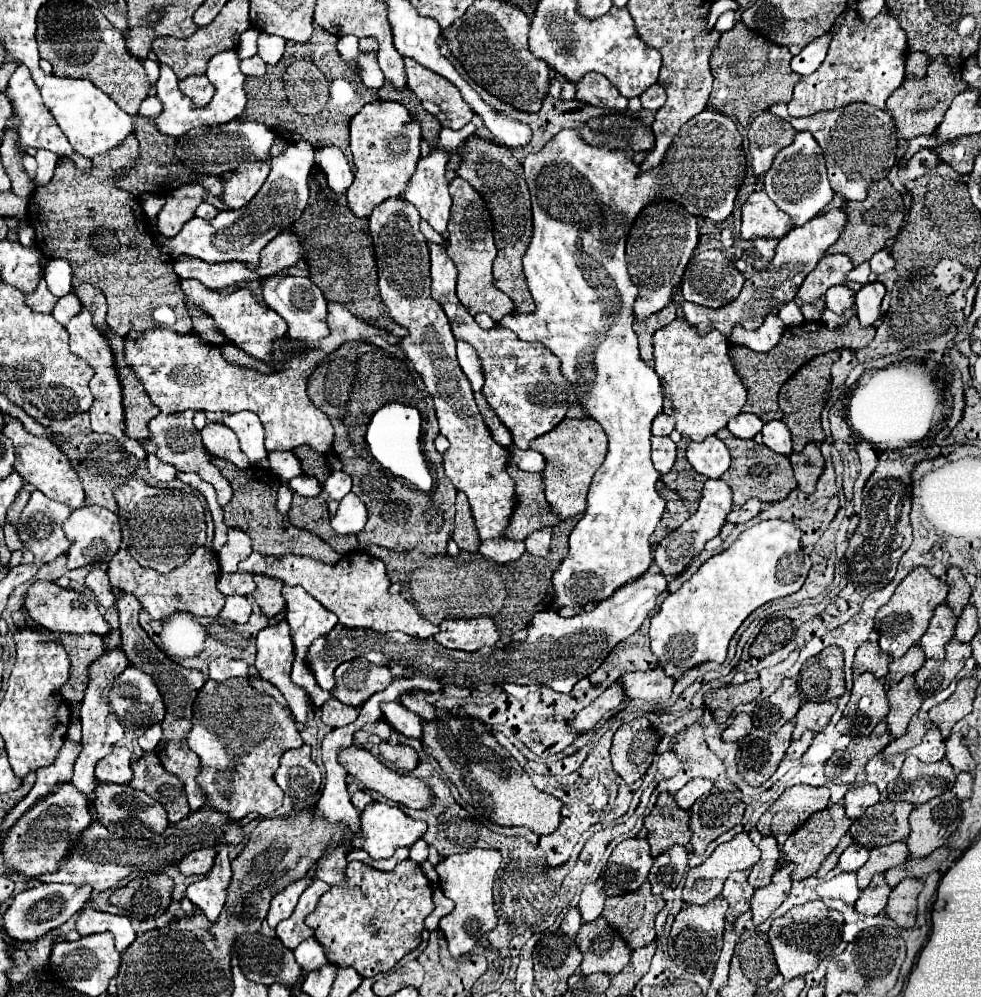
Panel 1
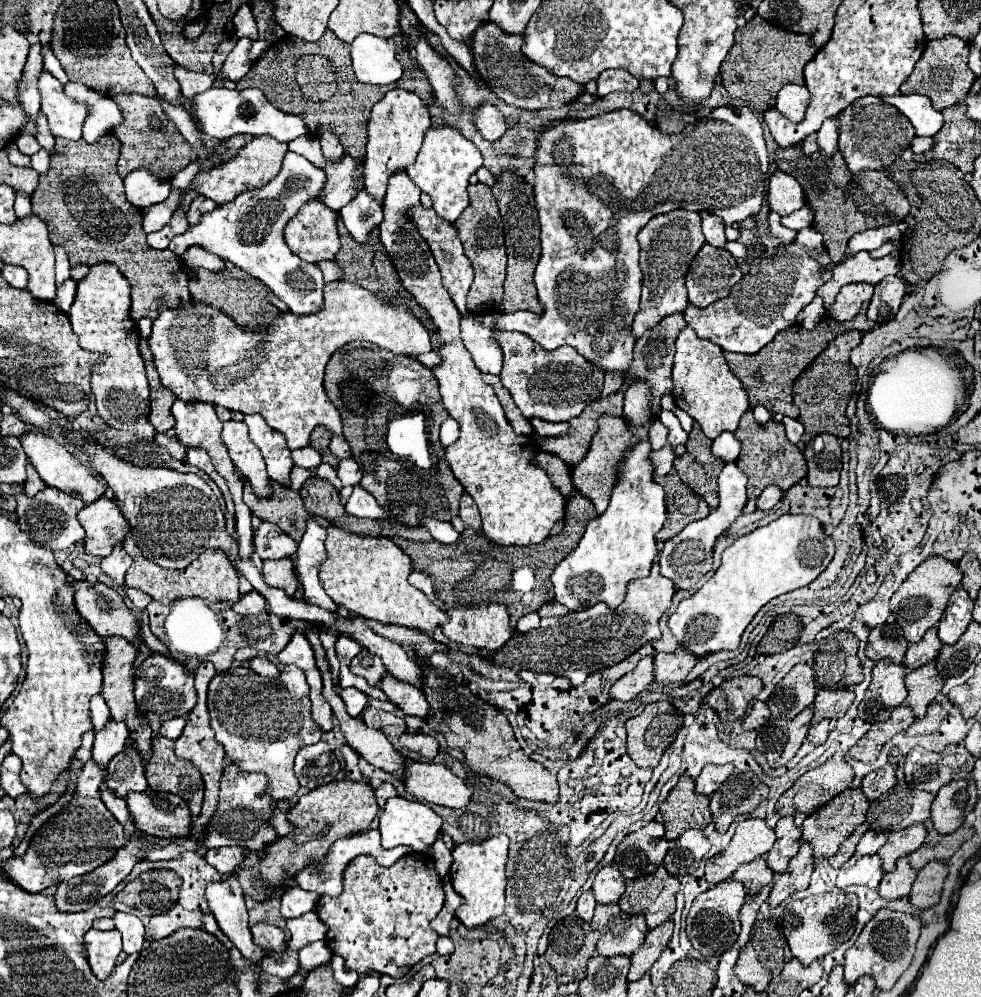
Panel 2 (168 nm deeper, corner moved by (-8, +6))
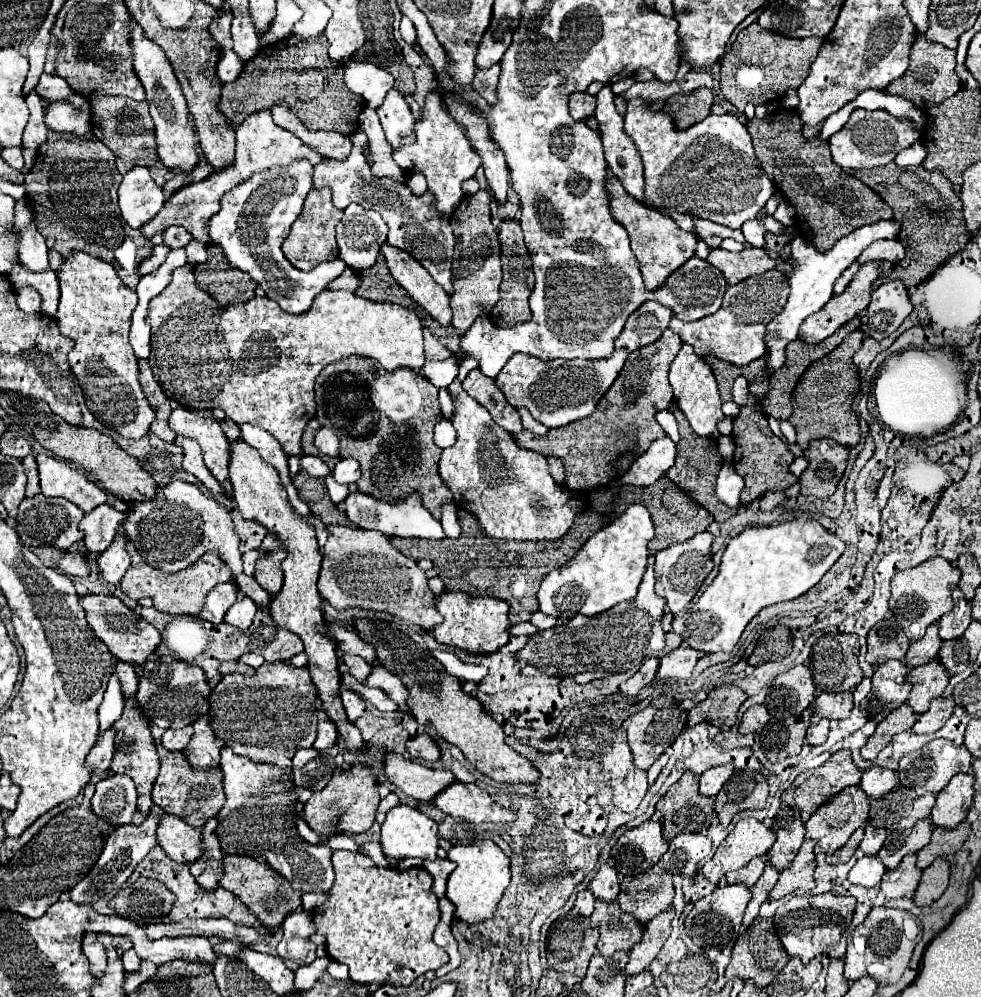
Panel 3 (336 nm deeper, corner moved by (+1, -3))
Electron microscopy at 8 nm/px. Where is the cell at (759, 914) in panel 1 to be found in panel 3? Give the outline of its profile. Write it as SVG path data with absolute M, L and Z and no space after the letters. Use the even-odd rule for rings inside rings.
M806 839L800 847L796 859L790 863L788 869L780 873L780 879L776 887L770 891L770 899L782 899L796 891L810 891L814 889L814 867L816 867L816 855L814 855L814 841Z

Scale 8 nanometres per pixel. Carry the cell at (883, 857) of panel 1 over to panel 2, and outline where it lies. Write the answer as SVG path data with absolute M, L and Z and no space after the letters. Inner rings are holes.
M913 824L901 832L889 834L885 846L881 846L881 850L877 852L877 856L881 856L883 872L893 872L895 862L915 852L923 844L925 836L927 836L927 830L923 824Z

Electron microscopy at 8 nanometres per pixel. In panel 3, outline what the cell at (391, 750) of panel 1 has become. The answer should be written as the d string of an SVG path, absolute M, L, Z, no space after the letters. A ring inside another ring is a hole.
M422 733L418 737L412 737L406 743L406 751L414 759L424 759L424 761L438 761L440 759L440 749L430 733Z

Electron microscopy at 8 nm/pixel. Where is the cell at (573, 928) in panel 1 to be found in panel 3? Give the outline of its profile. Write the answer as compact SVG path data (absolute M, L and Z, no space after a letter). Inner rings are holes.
M584 889L576 895L576 909L582 917L590 917L592 911L594 911L594 901L596 897L592 897L592 891L590 889Z

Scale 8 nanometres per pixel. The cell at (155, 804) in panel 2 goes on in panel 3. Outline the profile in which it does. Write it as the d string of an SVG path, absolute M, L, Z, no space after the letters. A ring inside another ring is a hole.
M162 813L158 825L158 843L176 863L190 863L204 853L204 845L200 845L200 829L186 825L180 817Z

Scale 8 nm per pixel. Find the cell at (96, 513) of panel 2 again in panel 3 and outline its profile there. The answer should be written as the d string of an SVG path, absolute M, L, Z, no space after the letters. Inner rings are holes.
M100 505L94 511L86 513L80 521L80 531L84 531L84 543L88 551L104 551L112 543L116 527L124 519L126 515L110 505Z

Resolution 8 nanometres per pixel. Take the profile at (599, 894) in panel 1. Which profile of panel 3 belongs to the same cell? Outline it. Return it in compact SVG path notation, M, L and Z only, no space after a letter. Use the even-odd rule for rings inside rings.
M604 863L592 877L590 889L596 895L596 899L614 901L620 893L620 875L616 873L616 867L612 863Z

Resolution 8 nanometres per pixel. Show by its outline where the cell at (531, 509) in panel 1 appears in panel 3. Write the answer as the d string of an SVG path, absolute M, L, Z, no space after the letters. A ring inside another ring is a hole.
M548 457L548 465L550 465L550 473L552 473L554 481L562 485L562 483L564 483L564 479L566 479L566 469L564 469L562 461L560 461L560 459L556 459L556 457Z

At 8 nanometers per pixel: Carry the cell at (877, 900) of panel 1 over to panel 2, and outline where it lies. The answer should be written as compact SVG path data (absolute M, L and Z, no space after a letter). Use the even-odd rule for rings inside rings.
M909 858L897 860L897 868L889 874L883 874L883 880L879 884L879 896L889 902L907 896L915 876L917 876L917 872L909 866Z

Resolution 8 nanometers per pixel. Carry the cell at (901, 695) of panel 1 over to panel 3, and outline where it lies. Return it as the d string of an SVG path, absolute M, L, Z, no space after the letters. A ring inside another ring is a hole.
M932 659L922 667L910 669L908 679L912 683L908 705L916 715L922 715L930 707L930 701L944 693L950 677L946 669L940 665L940 661Z

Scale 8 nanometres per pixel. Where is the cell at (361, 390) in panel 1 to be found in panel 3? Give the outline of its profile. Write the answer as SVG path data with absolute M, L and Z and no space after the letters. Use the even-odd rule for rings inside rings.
M356 355L334 361L326 365L316 379L316 419L320 425L330 427L338 435L340 457L354 457L360 461L362 477L358 479L358 491L376 499L396 501L414 489L420 489L424 507L432 513L432 517L440 519L440 507L452 501L452 493L438 475L438 459L442 449L438 449L432 441L432 427L442 419L442 411L438 405L436 387L428 385L420 373L414 369L396 369L394 373L388 373L378 361ZM404 437L412 437L412 441L416 441L416 445L412 445L412 453L404 453L404 449L400 449L400 445L404 445Z

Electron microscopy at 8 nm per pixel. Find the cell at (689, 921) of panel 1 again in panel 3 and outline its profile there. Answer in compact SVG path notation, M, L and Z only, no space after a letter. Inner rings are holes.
M720 885L712 891L712 895L706 895L704 899L698 899L692 911L686 917L686 931L692 937L692 941L700 947L734 947L736 939L740 937L742 917L746 911L748 901L752 899L752 893L746 885Z

